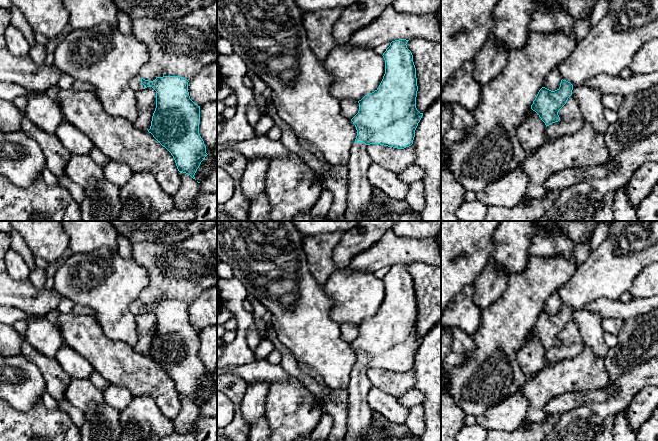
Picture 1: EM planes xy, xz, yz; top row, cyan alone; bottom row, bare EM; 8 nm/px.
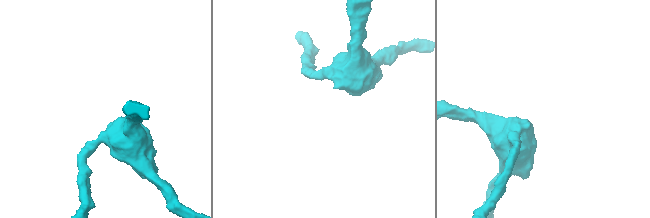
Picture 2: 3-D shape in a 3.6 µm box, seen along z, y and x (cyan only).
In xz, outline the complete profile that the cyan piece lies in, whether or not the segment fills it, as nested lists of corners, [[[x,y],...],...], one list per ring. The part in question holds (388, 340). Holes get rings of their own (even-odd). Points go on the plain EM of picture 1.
[[[399,263],[390,267],[382,279],[385,284],[385,298],[379,311],[358,325],[359,335],[351,343],[356,351],[357,360],[347,389],[346,441],[359,441],[372,419],[372,410],[366,405],[367,393],[373,386],[367,376],[367,370],[380,368],[398,373],[411,370],[415,361],[415,354],[423,340],[423,337],[420,337],[416,332],[418,315],[416,292],[413,279],[406,269],[408,265]]]

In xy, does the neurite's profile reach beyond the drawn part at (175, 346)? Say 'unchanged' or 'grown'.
grown

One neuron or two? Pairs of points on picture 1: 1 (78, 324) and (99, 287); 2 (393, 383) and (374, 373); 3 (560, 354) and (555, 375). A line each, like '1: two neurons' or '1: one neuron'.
1: two neurons
2: one neuron
3: two neurons

